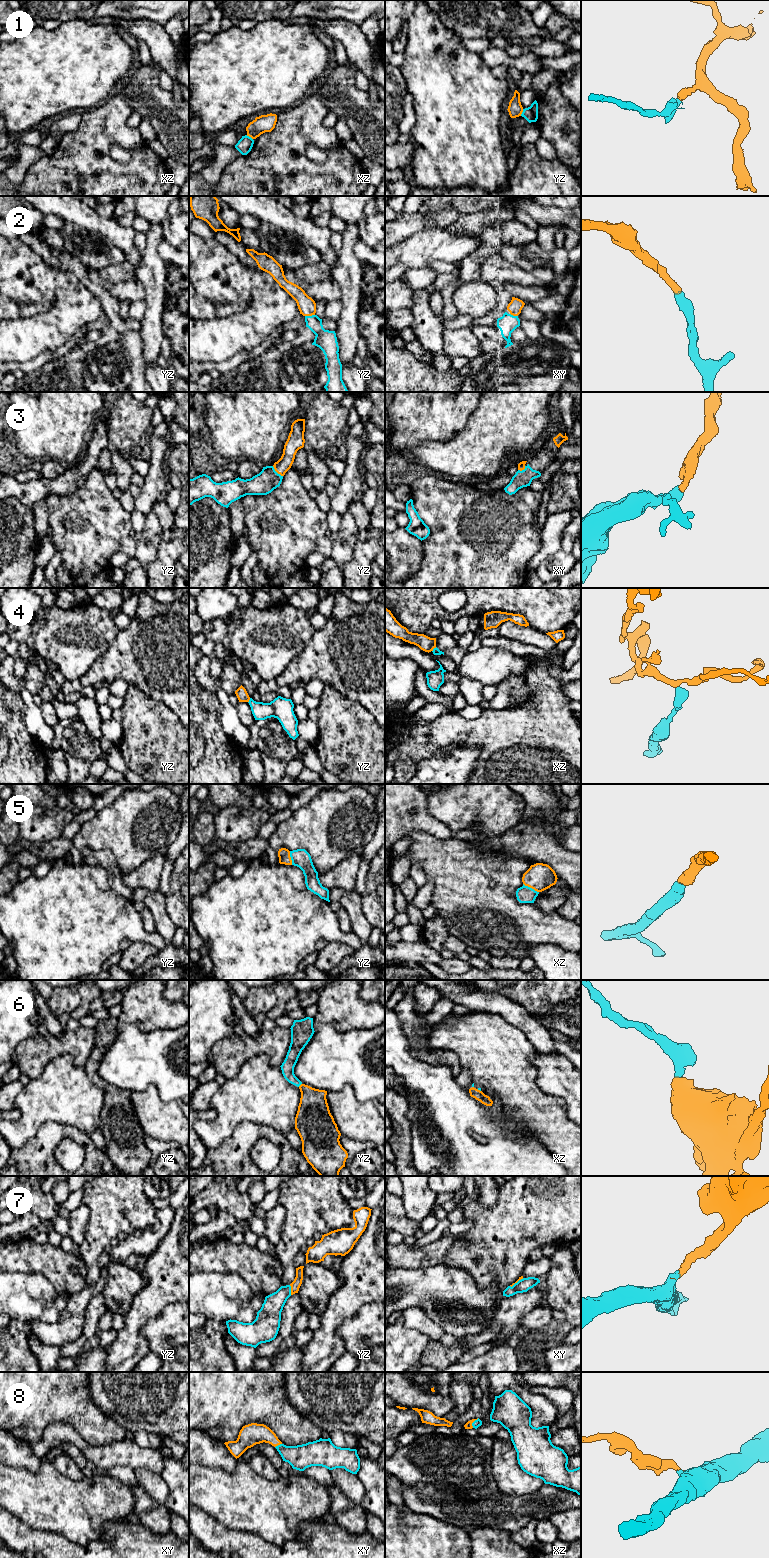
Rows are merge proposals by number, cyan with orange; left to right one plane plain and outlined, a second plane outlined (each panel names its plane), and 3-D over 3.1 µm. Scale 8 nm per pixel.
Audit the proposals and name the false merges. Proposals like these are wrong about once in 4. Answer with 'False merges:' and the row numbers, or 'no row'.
False merges: 1, 4

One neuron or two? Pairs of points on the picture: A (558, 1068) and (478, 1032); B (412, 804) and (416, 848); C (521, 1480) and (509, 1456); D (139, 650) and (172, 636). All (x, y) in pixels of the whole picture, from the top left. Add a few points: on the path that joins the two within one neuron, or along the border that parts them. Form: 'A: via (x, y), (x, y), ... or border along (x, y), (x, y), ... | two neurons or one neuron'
A: border along (537, 1052), (534, 1061), (537, 1071), (536, 1082) | two neurons
B: border along (404, 836), (411, 832), (424, 831), (438, 837) | two neurons
C: via (515, 1474), (509, 1468), (509, 1462) | one neuron
D: via (147, 650), (158, 650), (164, 644) | one neuron

